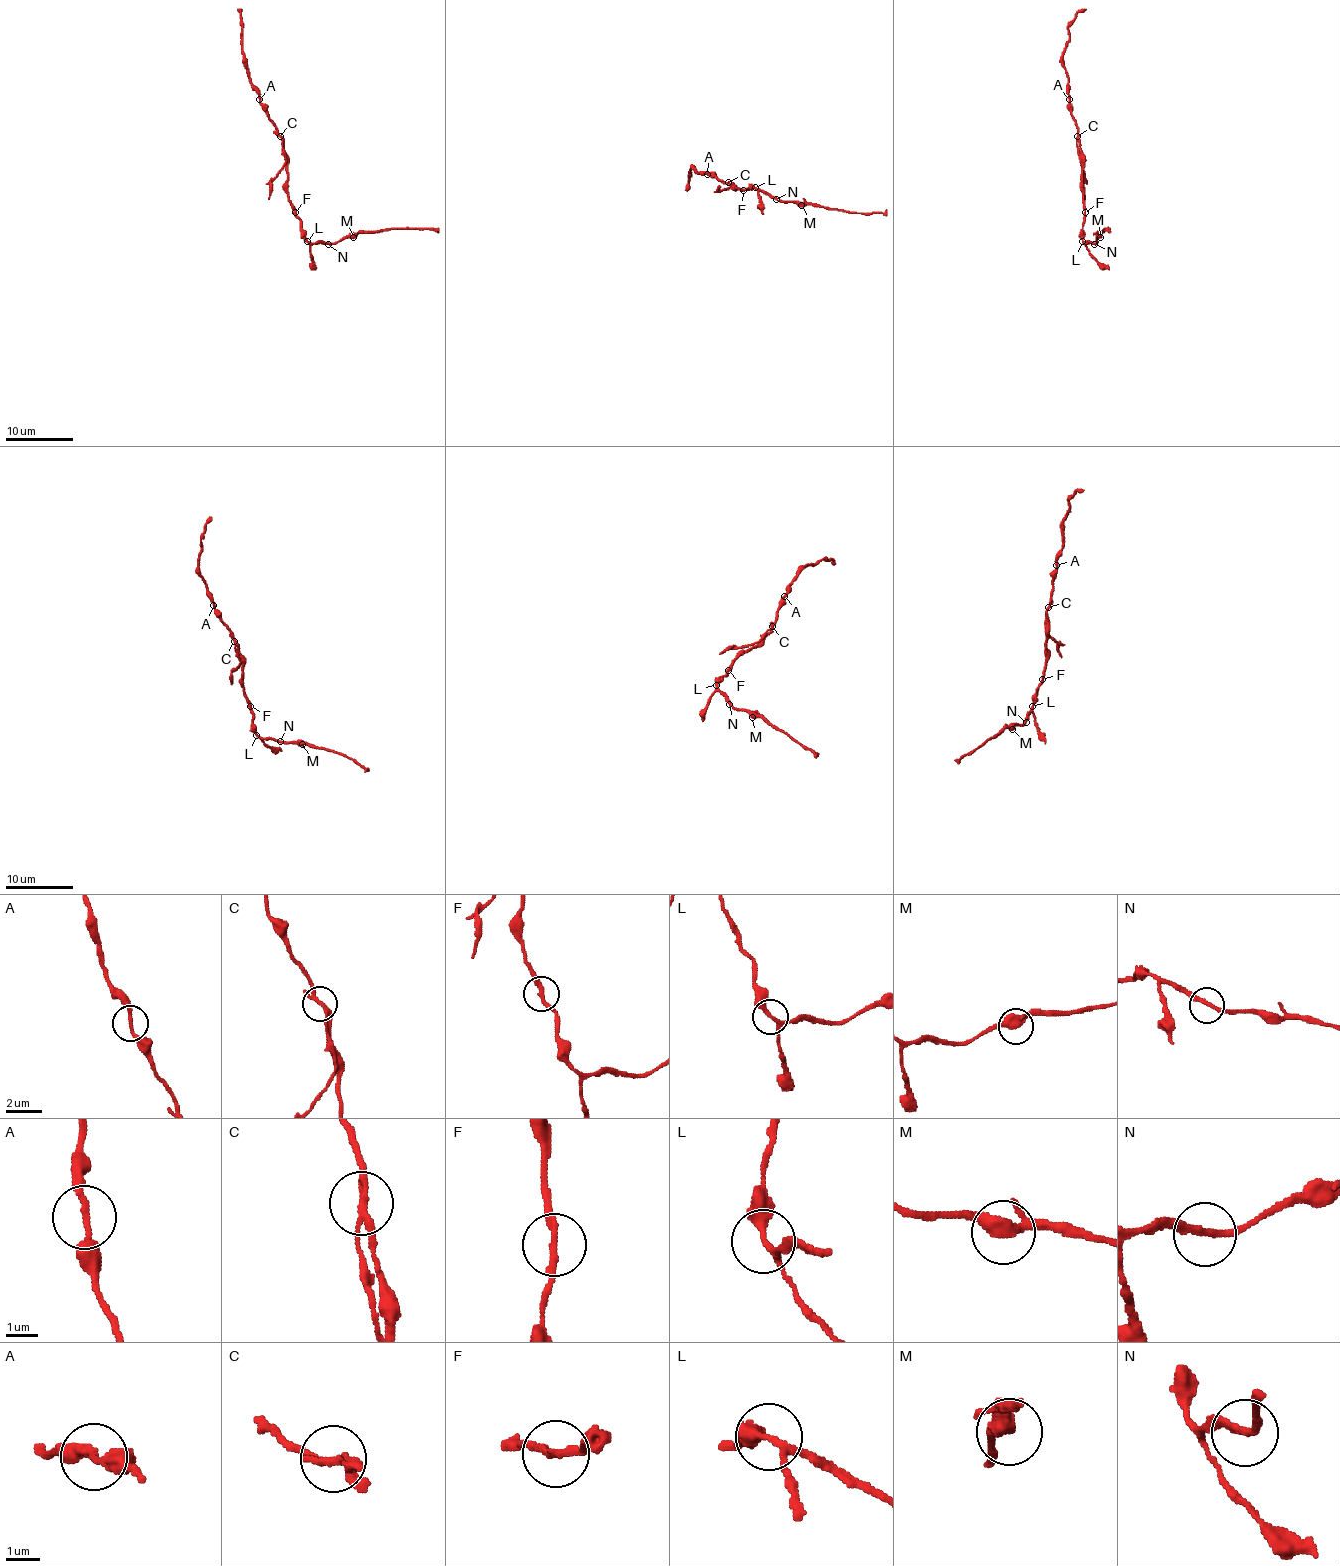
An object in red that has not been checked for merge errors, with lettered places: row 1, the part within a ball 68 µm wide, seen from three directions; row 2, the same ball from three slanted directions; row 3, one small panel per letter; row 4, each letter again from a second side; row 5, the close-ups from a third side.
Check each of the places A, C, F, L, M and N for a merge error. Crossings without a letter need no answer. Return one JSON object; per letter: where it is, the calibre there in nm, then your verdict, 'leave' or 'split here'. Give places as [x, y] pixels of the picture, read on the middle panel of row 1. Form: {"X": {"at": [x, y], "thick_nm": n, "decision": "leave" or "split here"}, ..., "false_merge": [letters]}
{"A": {"at": [707, 174], "thick_nm": 190, "decision": "leave"}, "C": {"at": [728, 182], "thick_nm": 240, "decision": "split here"}, "F": {"at": [743, 190], "thick_nm": 220, "decision": "leave"}, "L": {"at": [755, 187], "thick_nm": 220, "decision": "leave"}, "M": {"at": [801, 205], "thick_nm": 360, "decision": "leave"}, "N": {"at": [776, 199], "thick_nm": 200, "decision": "leave"}, "false_merge": ["C"]}

